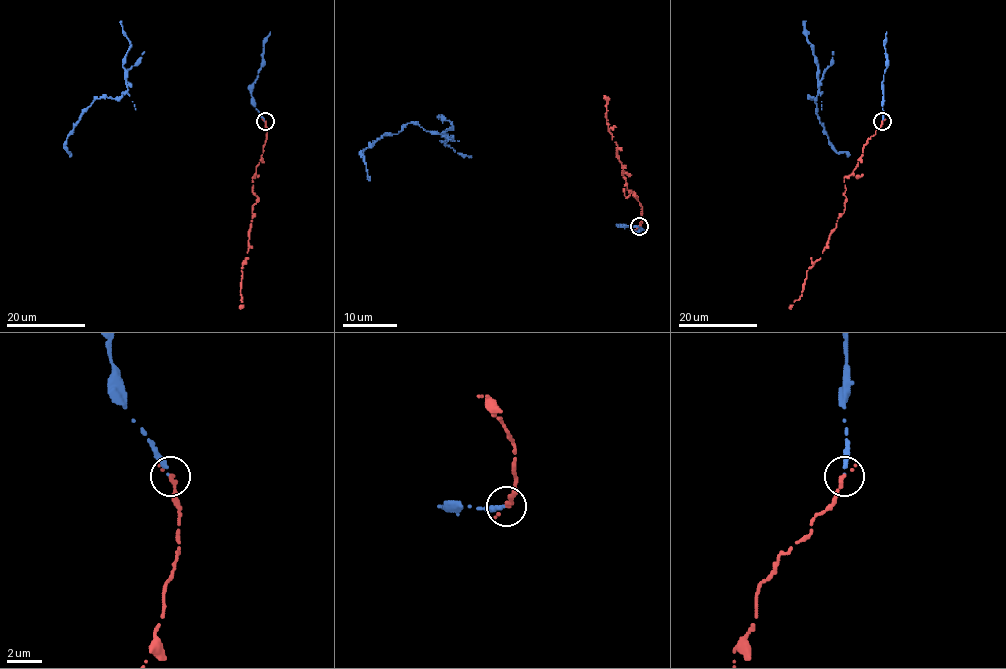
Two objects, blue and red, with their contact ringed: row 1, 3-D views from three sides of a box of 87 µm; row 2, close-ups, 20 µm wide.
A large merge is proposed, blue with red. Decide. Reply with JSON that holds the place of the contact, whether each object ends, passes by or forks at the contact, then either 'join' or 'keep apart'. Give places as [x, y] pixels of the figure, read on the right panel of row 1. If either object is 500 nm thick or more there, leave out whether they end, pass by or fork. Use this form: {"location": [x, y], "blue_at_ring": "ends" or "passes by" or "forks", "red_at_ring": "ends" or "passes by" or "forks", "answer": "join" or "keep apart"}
{"location": [882, 121], "blue_at_ring": "ends", "red_at_ring": "ends", "answer": "keep apart"}

